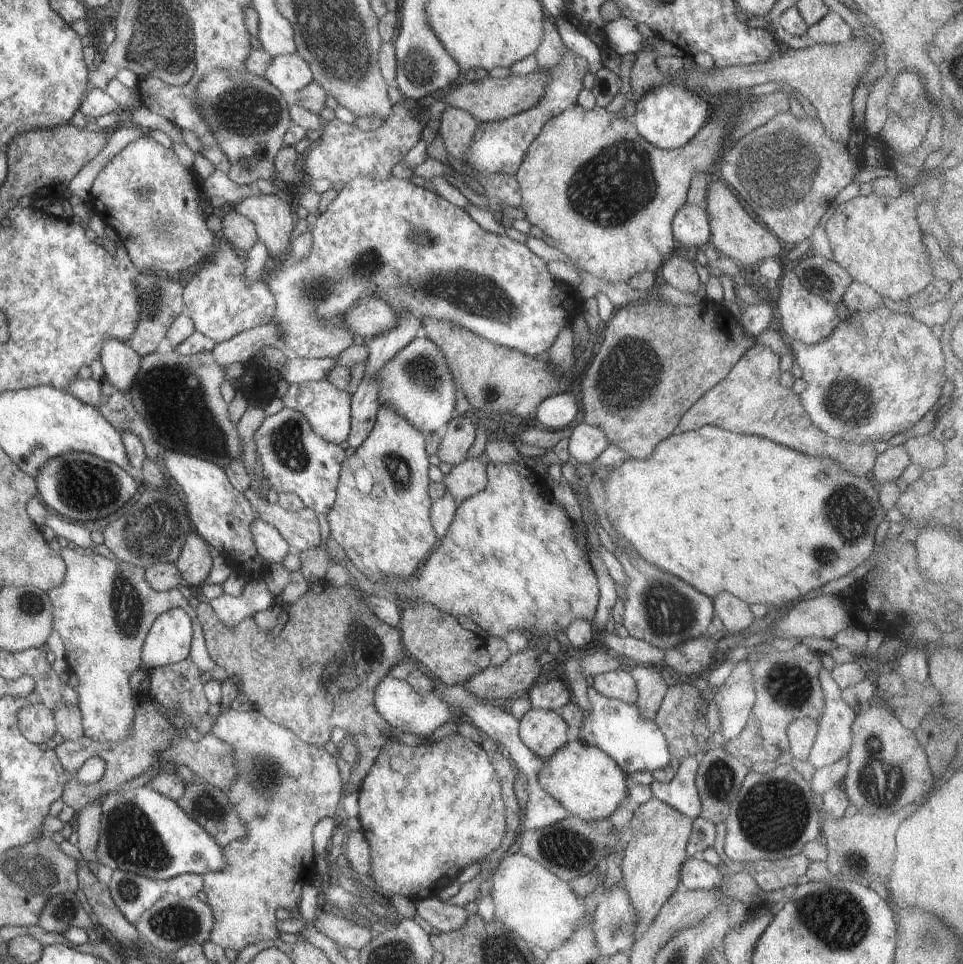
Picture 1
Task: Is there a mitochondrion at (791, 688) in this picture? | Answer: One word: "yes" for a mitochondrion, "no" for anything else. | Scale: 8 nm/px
yes

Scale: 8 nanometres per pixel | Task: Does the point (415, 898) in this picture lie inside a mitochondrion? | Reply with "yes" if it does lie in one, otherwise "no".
no

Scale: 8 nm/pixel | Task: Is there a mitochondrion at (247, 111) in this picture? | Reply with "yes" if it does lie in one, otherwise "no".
yes

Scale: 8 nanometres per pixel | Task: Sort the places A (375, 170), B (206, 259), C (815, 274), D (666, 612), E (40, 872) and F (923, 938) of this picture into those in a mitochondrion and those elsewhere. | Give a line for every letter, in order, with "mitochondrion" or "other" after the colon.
A: other
B: other
C: other
D: mitochondrion
E: mitochondrion
F: mitochondrion

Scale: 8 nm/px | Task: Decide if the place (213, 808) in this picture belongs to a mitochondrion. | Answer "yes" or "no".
yes

